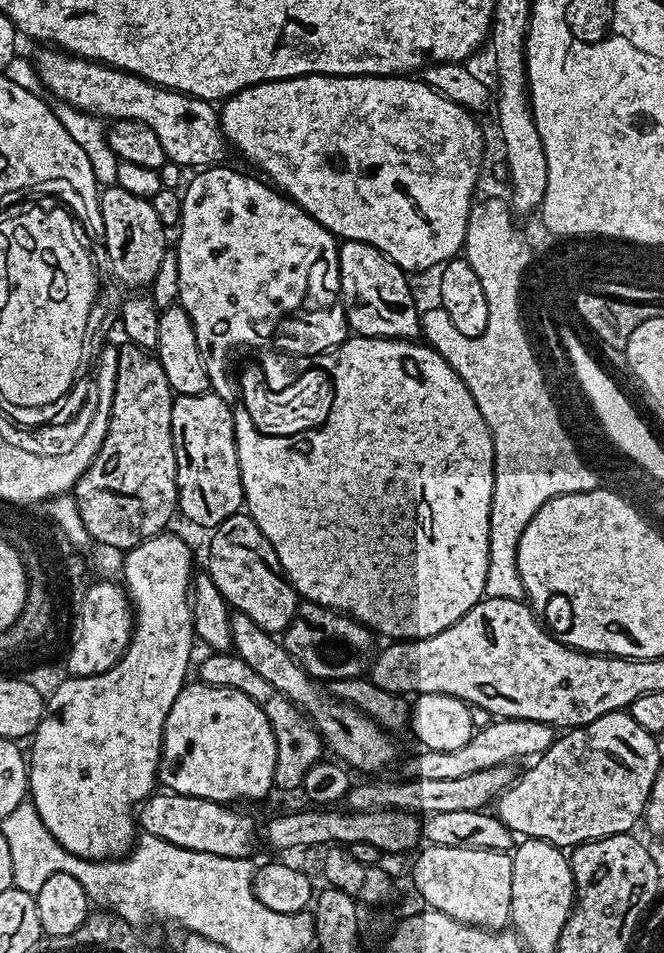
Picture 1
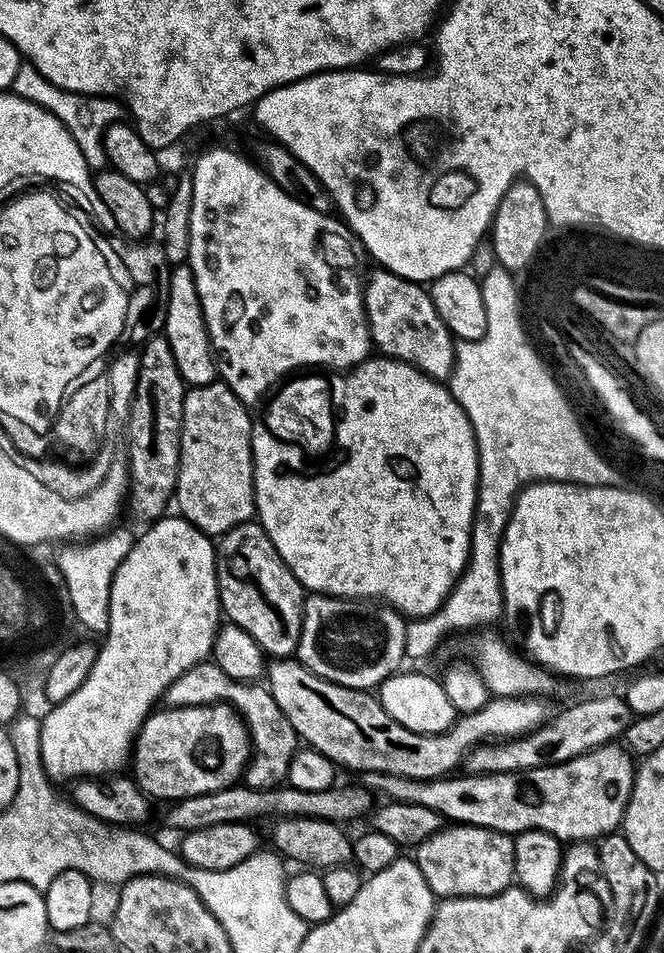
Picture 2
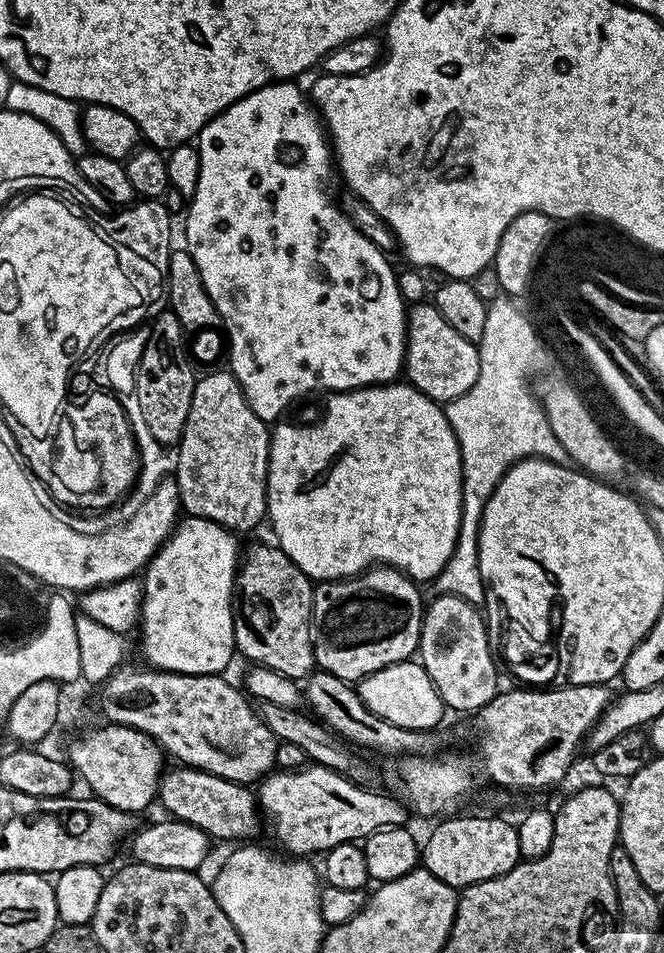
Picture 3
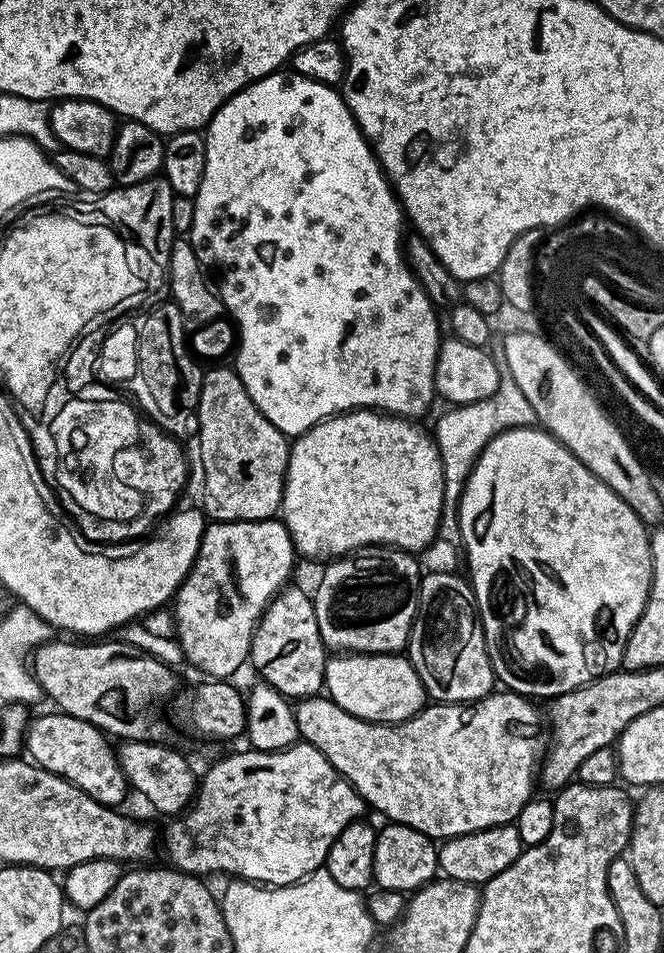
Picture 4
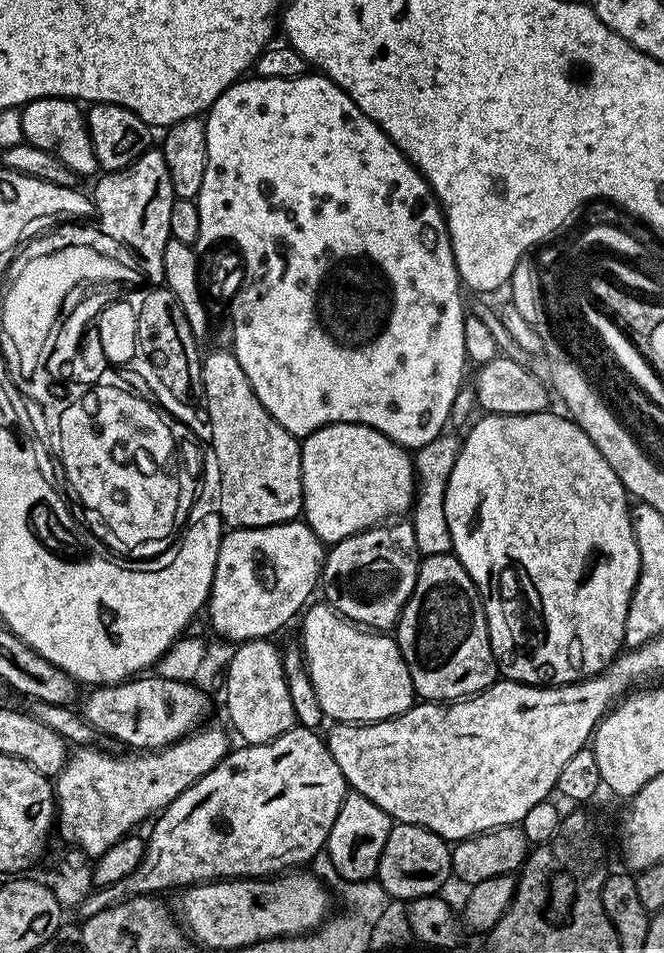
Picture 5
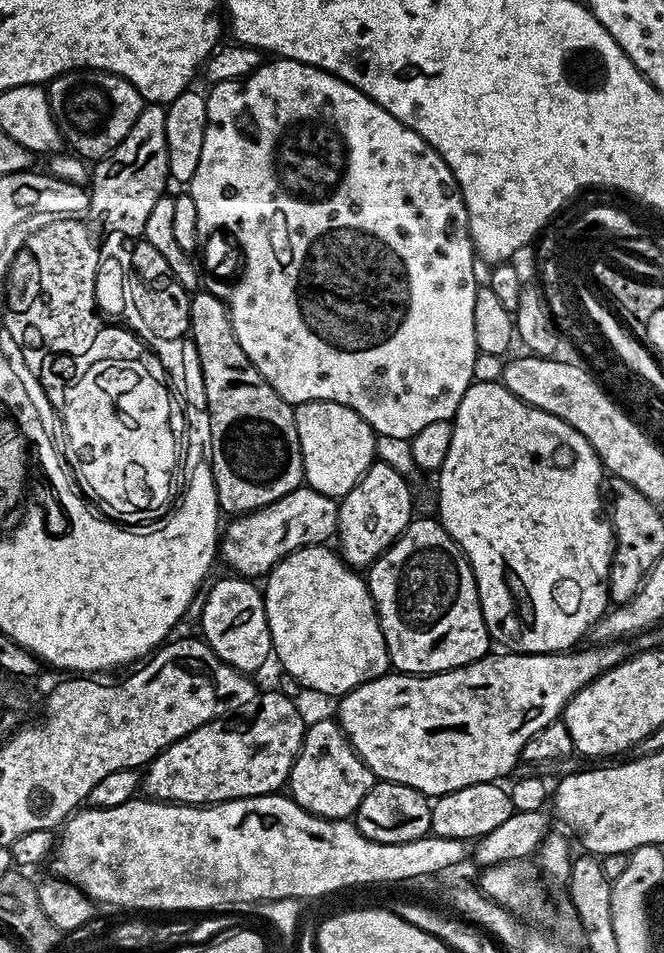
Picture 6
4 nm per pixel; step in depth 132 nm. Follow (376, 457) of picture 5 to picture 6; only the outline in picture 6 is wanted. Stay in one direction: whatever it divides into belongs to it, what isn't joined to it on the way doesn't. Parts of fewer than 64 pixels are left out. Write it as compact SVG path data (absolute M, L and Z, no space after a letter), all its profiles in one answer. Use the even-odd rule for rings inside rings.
M312 400L295 409L300 453L307 487L335 498L344 497L376 460L376 437L354 410L332 400Z

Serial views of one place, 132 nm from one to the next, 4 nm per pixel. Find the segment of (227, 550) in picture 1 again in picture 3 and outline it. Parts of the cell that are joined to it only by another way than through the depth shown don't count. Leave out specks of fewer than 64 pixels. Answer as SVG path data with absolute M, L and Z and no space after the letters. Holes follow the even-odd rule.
M256 544L243 553L236 570L236 587L234 589L234 638L236 652L252 660L253 665L270 670L278 670L278 674L286 674L291 680L303 681L313 671L316 659L312 649L312 589L313 581L279 547L268 544Z

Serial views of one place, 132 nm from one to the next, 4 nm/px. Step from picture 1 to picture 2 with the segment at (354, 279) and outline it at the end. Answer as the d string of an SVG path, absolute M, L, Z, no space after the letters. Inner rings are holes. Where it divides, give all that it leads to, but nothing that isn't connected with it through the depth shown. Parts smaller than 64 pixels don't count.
M382 267L375 271L369 276L367 273L363 281L364 313L375 351L414 366L431 380L447 381L456 365L457 341L442 318L438 318L438 310L434 310L434 302L430 302L427 287L414 280L403 280Z

